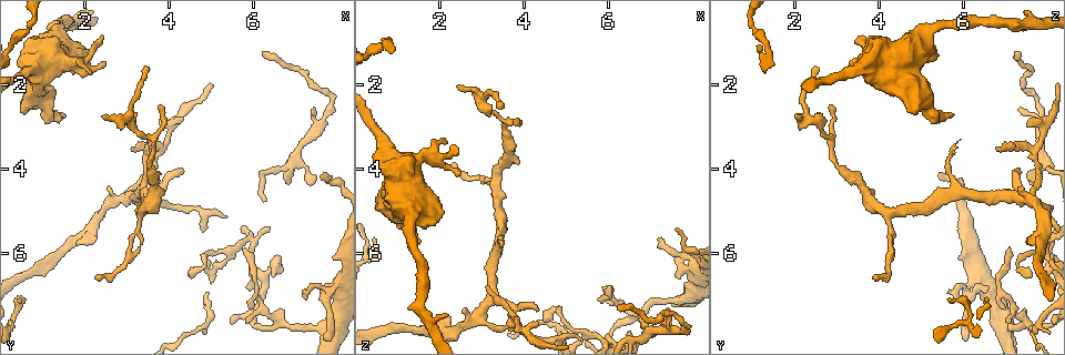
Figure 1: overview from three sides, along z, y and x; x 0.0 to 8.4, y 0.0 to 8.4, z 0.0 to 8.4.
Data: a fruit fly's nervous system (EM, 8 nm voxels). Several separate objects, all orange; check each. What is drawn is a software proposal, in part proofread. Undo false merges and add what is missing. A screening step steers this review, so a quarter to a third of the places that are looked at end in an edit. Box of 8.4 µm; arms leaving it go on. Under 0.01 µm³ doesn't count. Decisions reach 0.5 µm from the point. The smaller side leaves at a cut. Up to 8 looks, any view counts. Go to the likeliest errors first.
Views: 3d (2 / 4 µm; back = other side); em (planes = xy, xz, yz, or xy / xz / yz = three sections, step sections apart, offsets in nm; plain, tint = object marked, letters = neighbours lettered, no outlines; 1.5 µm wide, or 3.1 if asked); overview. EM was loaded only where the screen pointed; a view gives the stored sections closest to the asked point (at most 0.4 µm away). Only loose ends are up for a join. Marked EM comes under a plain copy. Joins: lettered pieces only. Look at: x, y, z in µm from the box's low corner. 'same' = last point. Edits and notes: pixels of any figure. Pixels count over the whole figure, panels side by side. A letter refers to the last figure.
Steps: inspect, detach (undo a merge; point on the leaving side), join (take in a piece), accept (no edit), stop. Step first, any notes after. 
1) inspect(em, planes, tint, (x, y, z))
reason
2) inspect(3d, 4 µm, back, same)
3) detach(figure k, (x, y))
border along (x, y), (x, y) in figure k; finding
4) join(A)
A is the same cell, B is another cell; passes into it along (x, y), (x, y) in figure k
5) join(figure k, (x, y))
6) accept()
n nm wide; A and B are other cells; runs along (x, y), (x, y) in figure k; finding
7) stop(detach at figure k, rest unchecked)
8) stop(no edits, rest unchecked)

inspect(3d, 4 µm, (2.40, 0.85, 3.55))
an open end

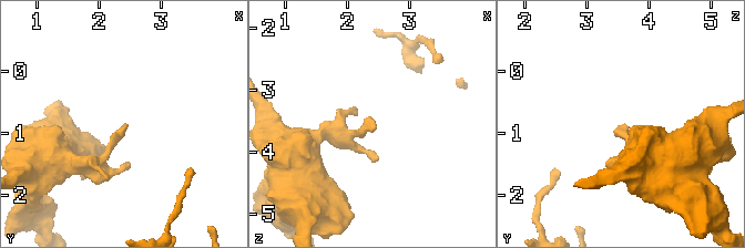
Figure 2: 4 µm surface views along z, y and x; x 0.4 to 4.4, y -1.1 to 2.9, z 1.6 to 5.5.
inspect(em, xy, step 4, tint, (2.40, 0.85, 3.55))
now the EM

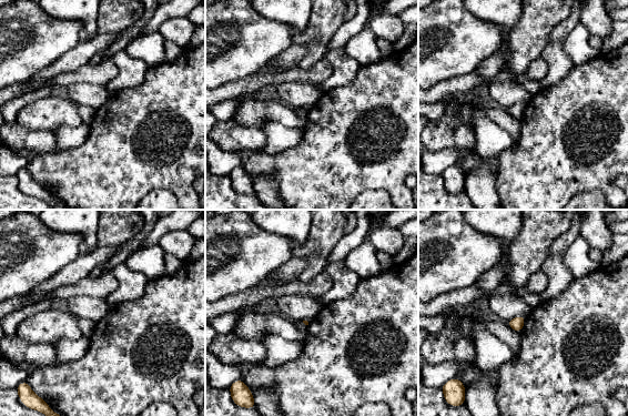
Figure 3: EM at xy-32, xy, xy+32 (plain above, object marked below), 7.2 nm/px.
inspect(em, planes, letters, same)

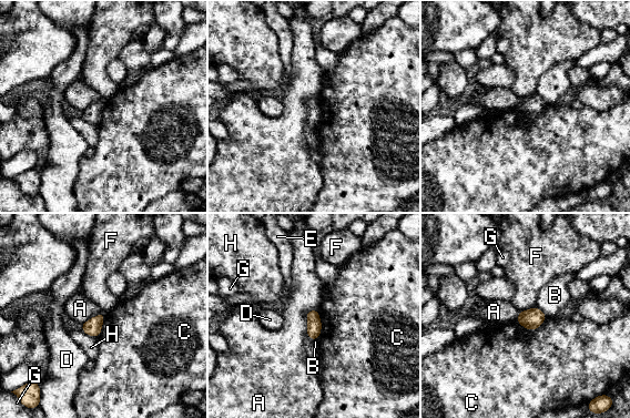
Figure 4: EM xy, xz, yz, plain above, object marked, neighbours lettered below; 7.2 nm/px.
accept()
110 nm wide; A, B, C, D, E, F, G and H are other cells; border along (316, 308), (306, 313), (306, 337) in figure 4; none of them fits

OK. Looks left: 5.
inspect(em, planes, letters, (5.75, 5.75, 7.95))
sharp bend

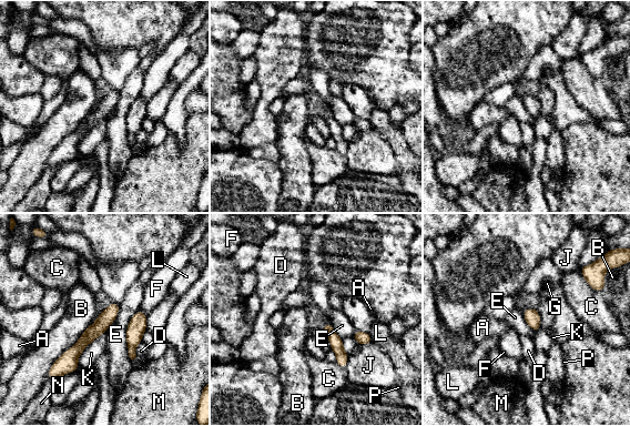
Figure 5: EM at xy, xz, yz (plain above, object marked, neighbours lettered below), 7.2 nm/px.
accept()
B touches over 460 nm; A, B, C, D, E, F, G, J, K, L, M, N and P are other cells; border along (139, 308), (126, 328), (132, 361) in figure 5; one neuron here

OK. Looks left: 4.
inspect(3d, 4 µm, back, (7.85, 6.05, 5.90))
free end

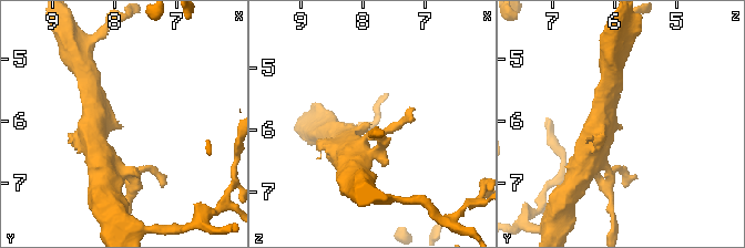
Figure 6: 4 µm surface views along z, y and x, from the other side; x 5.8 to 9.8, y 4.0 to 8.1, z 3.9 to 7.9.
inspect(em, xz, step 4, tint, (7.90, 6.15, 5.90))
need the tissue

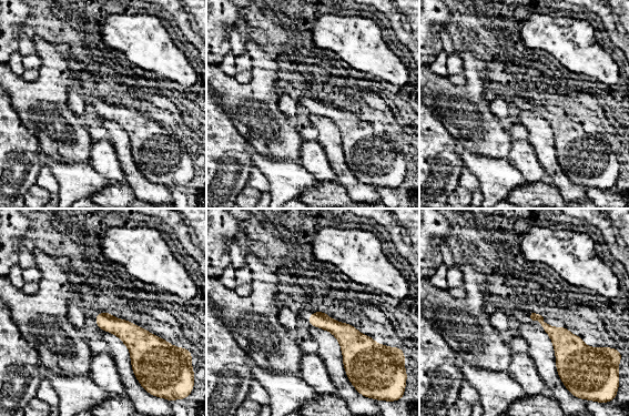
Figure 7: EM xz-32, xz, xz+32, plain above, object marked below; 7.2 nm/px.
inspect(em, planes, letters, same)
another direction

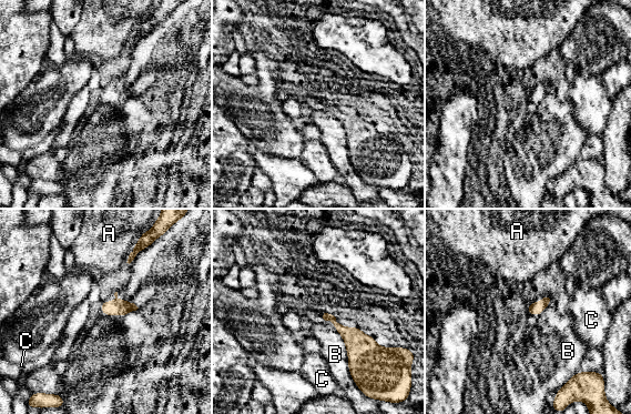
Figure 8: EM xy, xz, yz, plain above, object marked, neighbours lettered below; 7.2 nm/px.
accept()
A, B and C are other cells; border along (346, 353), (349, 375), (355, 382) in figure 8; none of them fits

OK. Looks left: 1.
stop(no edits, rest unchecked)

